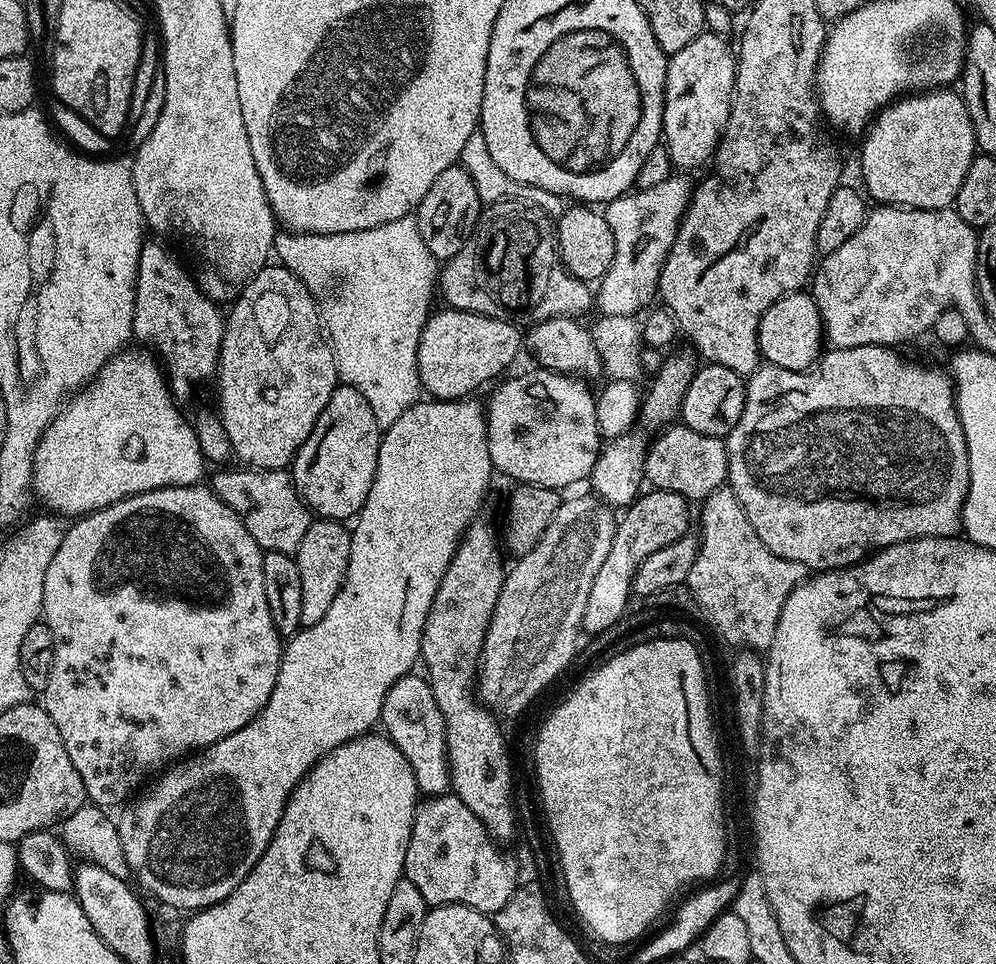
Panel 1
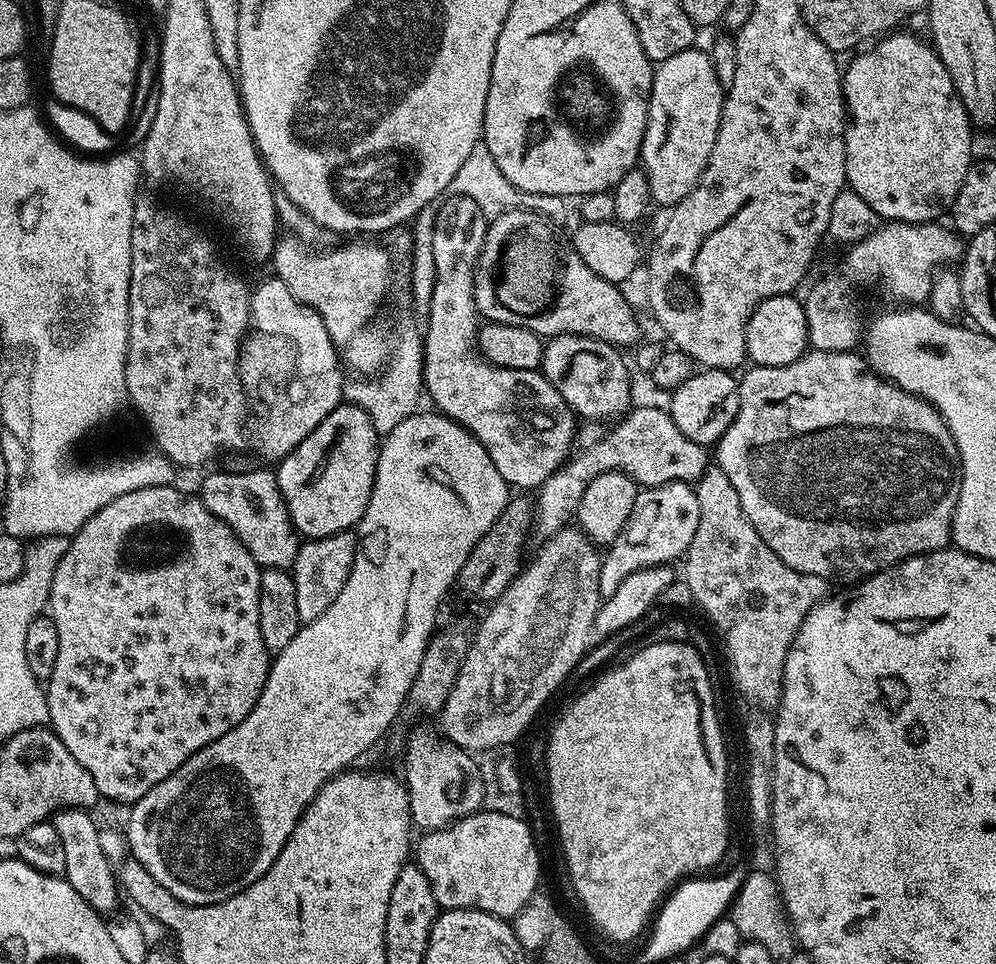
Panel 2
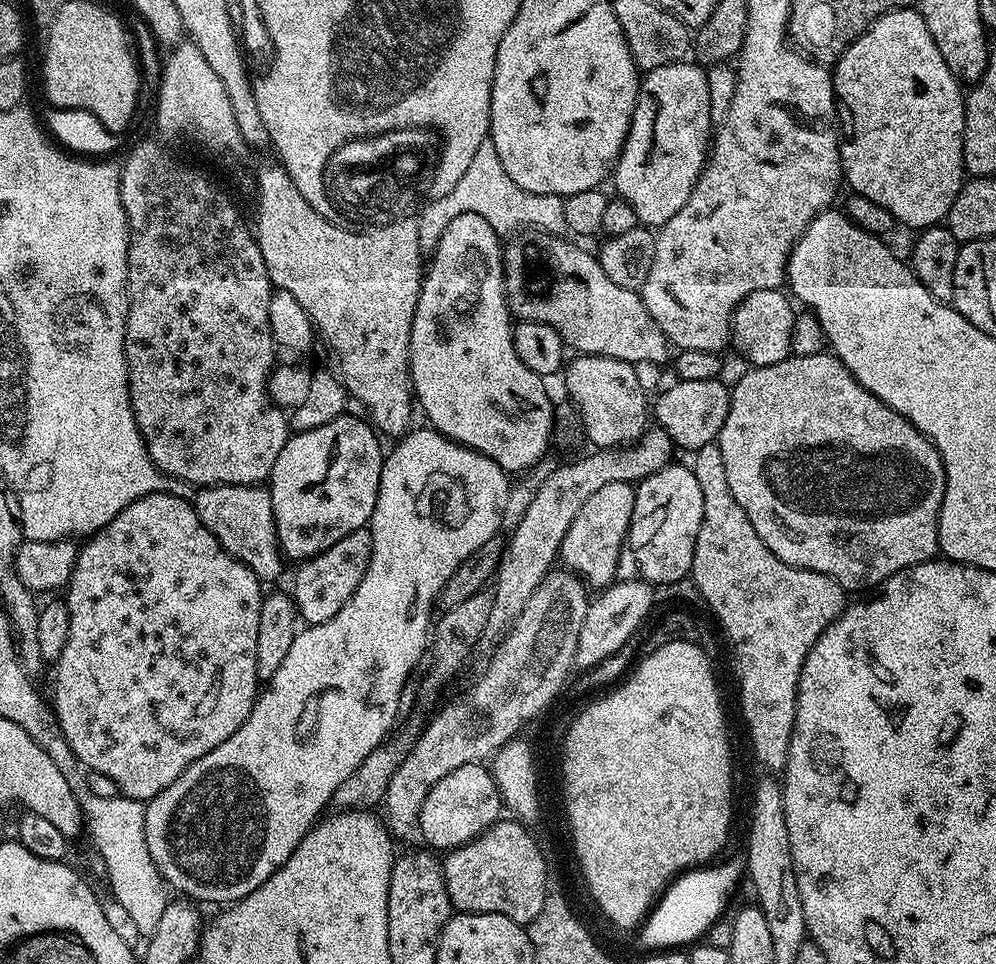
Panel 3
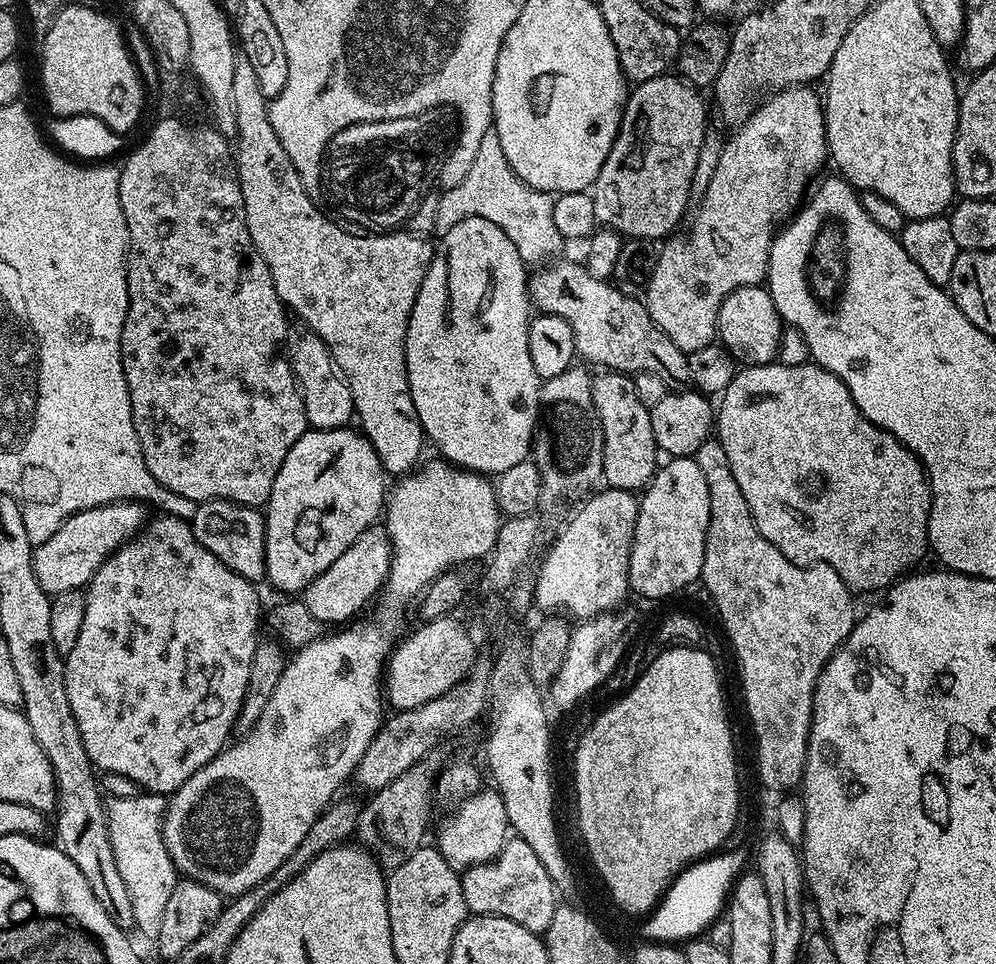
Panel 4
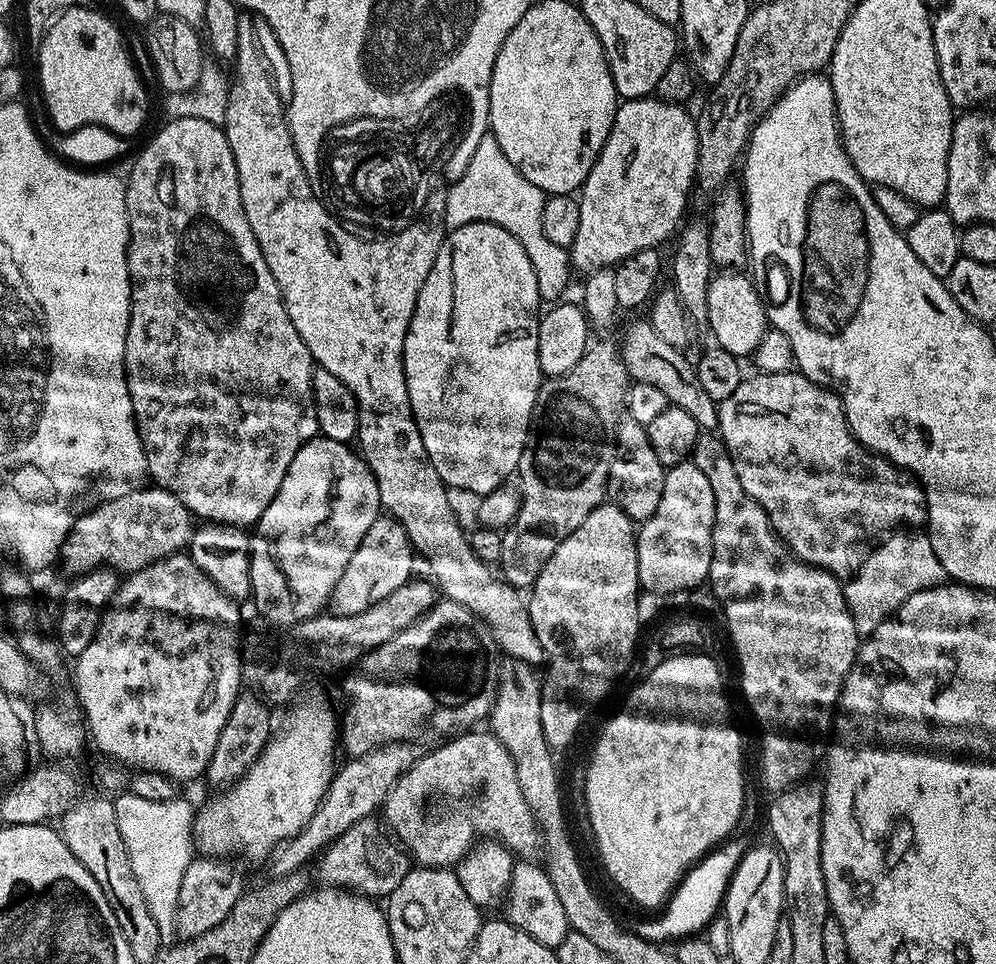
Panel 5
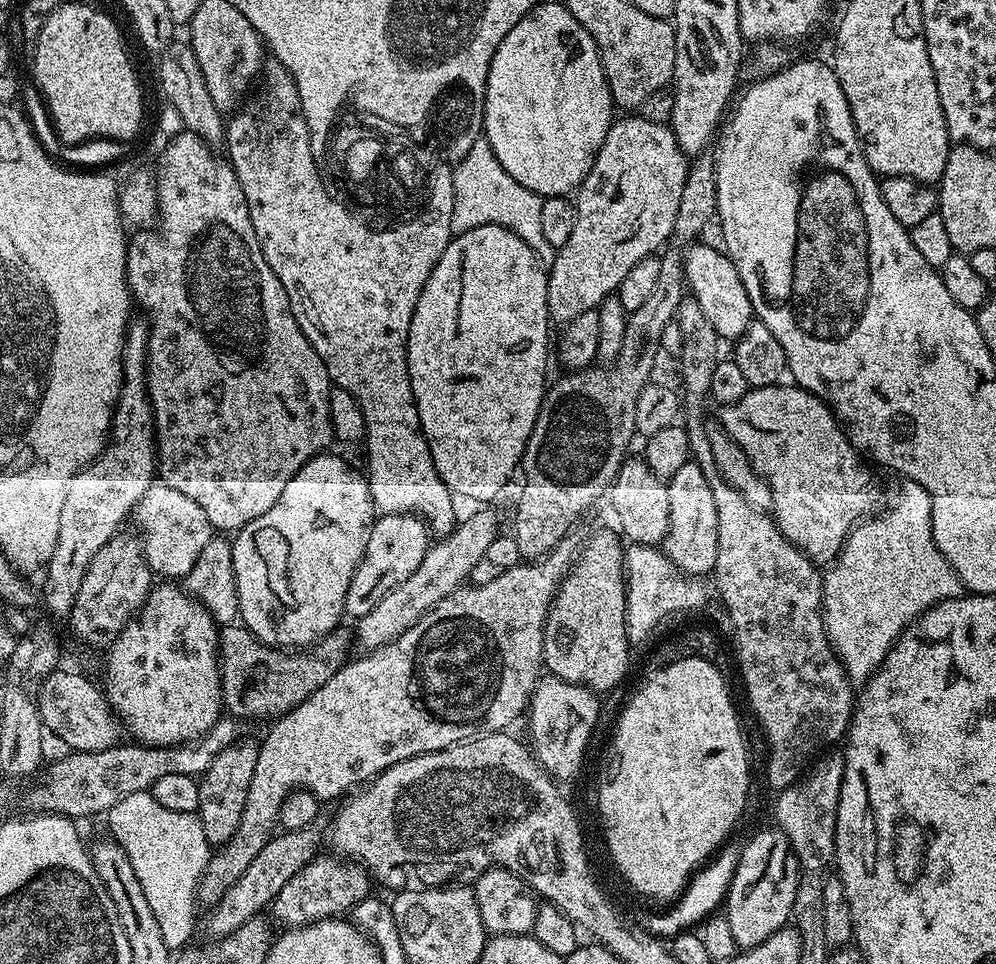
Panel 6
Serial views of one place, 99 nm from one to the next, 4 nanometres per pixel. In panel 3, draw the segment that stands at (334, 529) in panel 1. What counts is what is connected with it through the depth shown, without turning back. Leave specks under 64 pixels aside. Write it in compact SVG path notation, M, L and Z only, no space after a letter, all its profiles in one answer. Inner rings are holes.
M363 527L346 534L346 538L338 538L338 542L334 542L334 546L325 552L319 552L312 559L303 561L297 567L300 569L296 572L296 592L294 591L299 619L311 626L334 618L334 614L346 606L354 590L358 590L358 582L362 582L366 574L371 553L372 533Z

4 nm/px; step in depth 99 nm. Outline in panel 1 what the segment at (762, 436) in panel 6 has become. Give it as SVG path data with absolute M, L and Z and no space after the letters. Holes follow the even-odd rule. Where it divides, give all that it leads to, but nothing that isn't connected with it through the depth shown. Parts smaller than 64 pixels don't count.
M882 344L832 348L825 351L811 368L803 372L782 370L765 363L747 377L744 390L742 418L726 437L728 446L727 483L738 494L754 534L778 554L790 562L802 562L813 573L827 572L830 568L850 568L861 560L868 559L873 552L888 548L898 542L934 538L935 536L960 536L964 503L970 486L970 466L966 450L966 434L962 430L960 415L956 409L956 389L951 375L940 368L927 368L924 364L911 364L899 356L897 349Z

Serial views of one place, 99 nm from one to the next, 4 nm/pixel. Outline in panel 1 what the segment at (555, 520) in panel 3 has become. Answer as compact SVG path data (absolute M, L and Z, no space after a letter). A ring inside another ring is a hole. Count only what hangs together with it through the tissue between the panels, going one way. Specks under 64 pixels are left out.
M682 422L673 423L649 443L644 474L653 489L673 492L689 502L703 502L714 490L725 487L728 478L727 443L718 436L698 434L698 430L690 430Z

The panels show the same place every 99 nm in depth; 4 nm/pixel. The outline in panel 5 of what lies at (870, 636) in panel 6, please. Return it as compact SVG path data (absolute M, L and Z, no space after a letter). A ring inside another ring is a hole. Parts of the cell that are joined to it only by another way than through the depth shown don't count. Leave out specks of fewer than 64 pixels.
M896 530L891 533L861 564L844 584L844 597L854 626L861 637L867 638L882 623L895 616L896 611L918 590L945 583L944 567L930 546L930 538L920 530Z

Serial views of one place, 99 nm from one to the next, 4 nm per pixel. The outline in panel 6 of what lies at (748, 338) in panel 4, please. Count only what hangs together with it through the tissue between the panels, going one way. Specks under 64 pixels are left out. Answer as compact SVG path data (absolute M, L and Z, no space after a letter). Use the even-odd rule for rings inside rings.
M697 242L684 252L684 283L690 296L697 300L699 309L714 326L721 341L734 342L752 324L754 313L750 294L742 286L742 278L734 262L719 247L711 248Z

